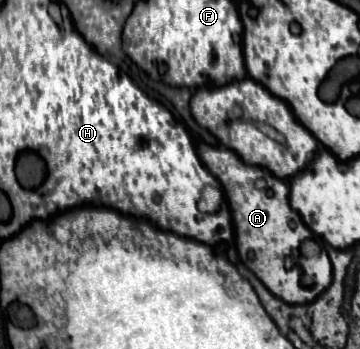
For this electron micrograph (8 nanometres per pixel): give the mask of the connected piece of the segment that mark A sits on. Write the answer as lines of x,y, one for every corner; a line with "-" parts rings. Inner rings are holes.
200,143
198,151
200,151
200,157
204,159
204,165
222,183
222,189
234,219
236,247
238,247
238,255
242,263
282,301
290,305
312,303
320,293
324,293
330,287
332,263
328,259
326,249
322,249
324,241
318,239
304,225
300,215
290,207
288,183
272,177
272,173
262,167
246,165
230,149
218,149
218,147
-
306,239
312,239
318,243
320,251
316,253
316,257
294,255
294,249
300,249
-
290,253
292,253
292,261
290,261

